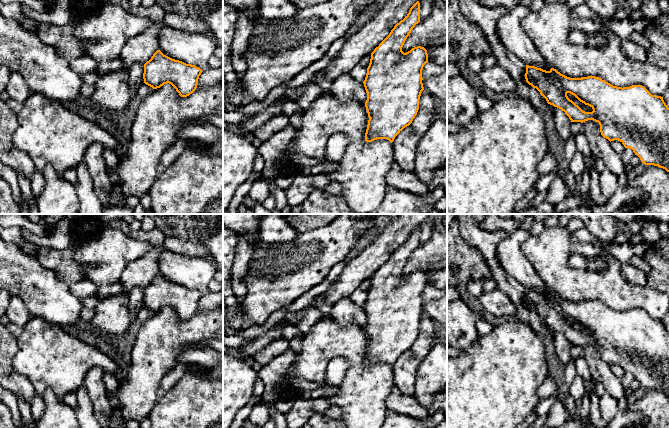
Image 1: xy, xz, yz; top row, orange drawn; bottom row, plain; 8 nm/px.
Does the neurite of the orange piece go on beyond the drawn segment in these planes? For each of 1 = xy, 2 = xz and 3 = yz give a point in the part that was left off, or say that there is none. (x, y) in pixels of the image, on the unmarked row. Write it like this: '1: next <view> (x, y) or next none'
1: next none
2: next none
3: next none

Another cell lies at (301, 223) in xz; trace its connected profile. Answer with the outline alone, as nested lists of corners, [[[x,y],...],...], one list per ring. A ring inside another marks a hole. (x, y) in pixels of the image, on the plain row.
[[[281,214],[289,225],[302,233],[313,231],[333,222],[339,214]]]

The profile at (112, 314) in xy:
[[[121,293],[103,299],[95,308],[91,323],[108,333],[123,334],[134,321],[128,294]]]

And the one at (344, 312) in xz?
[[[344,297],[335,303],[328,316],[342,326],[354,324],[365,328],[367,324],[364,308],[356,305],[350,297]]]

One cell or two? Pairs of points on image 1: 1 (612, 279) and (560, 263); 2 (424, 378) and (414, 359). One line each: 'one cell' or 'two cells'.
1: one cell
2: two cells

